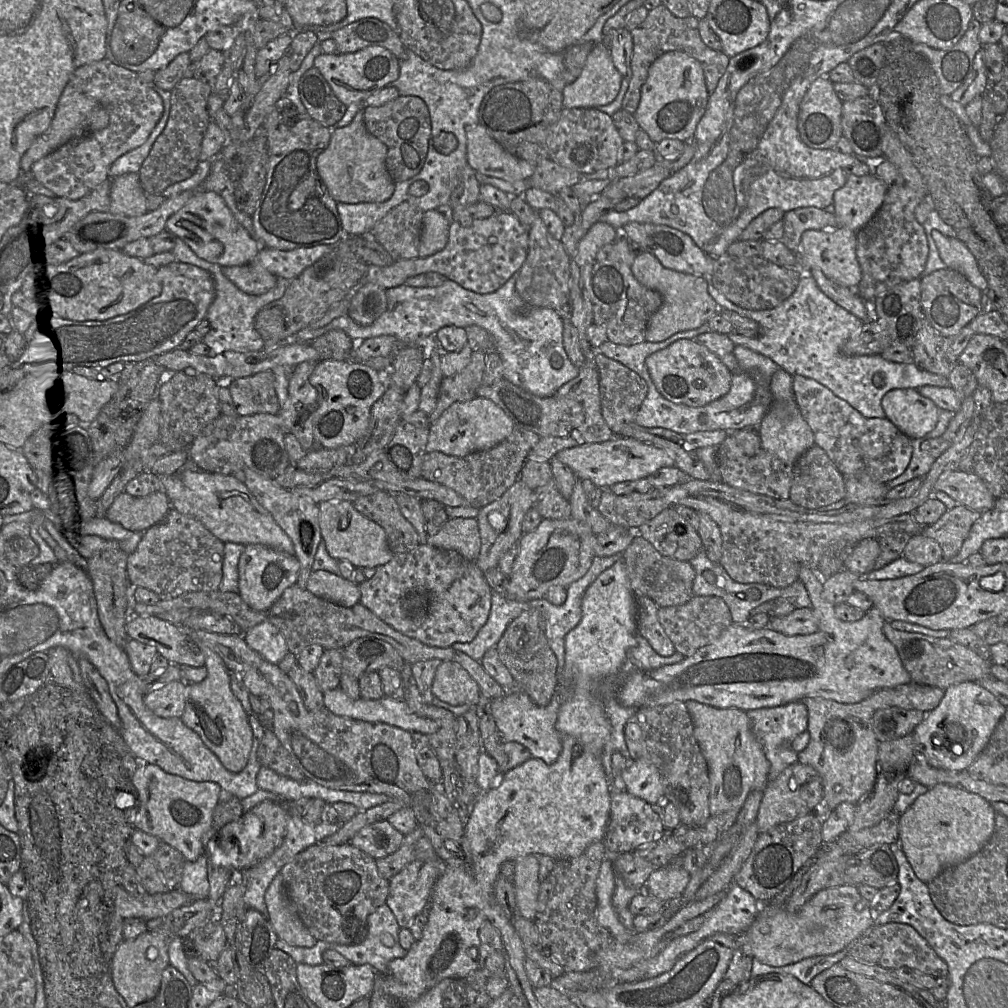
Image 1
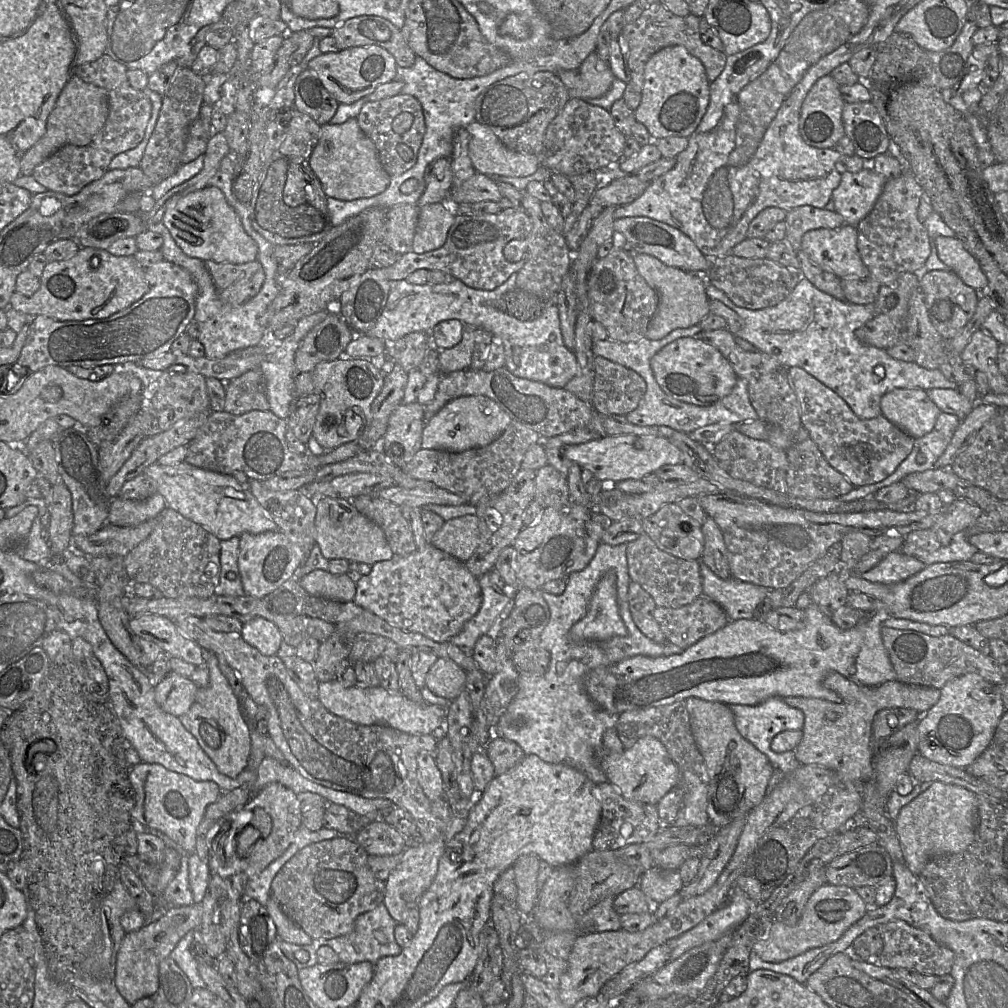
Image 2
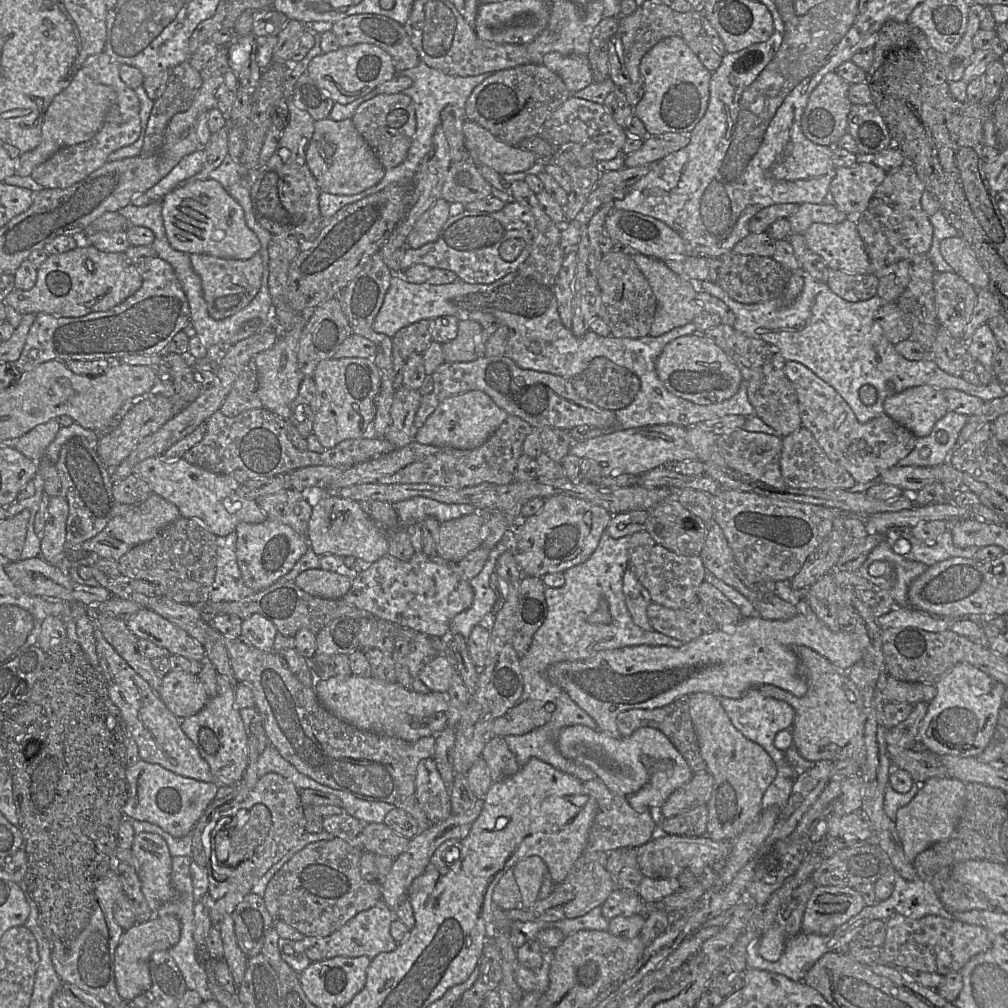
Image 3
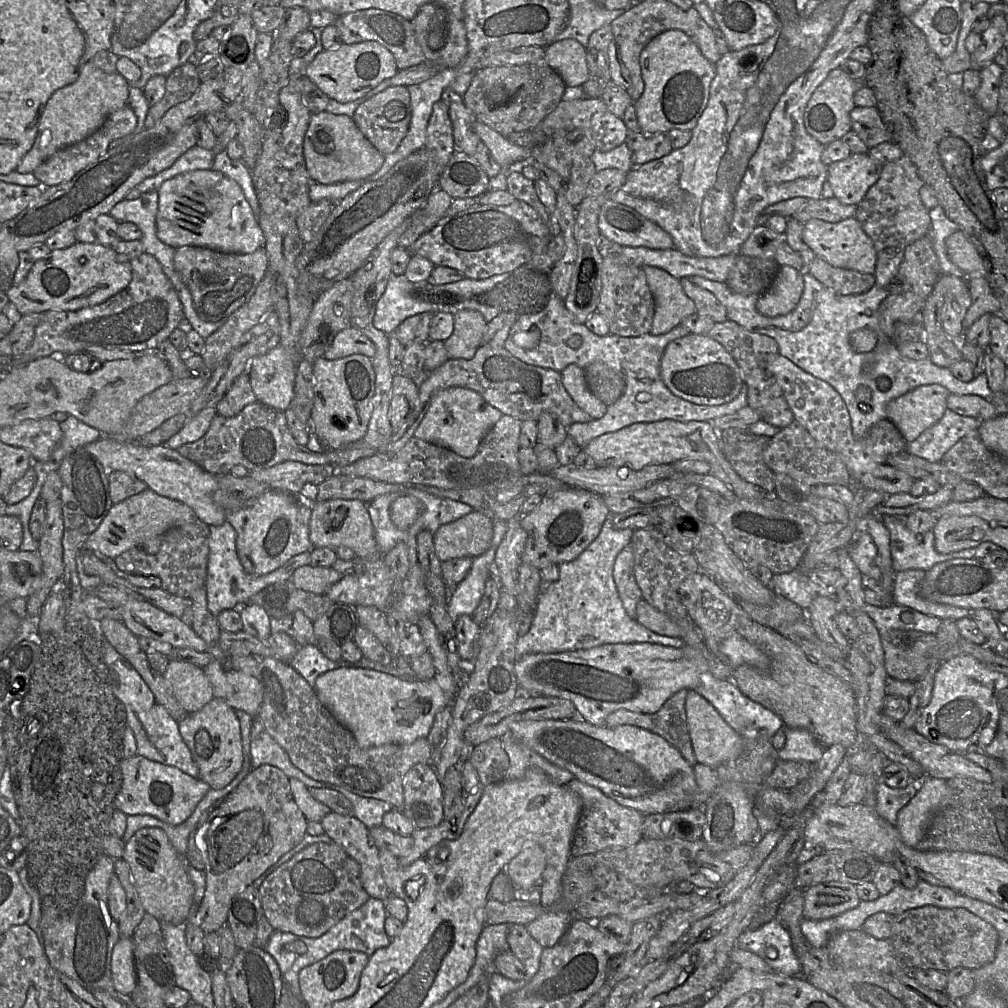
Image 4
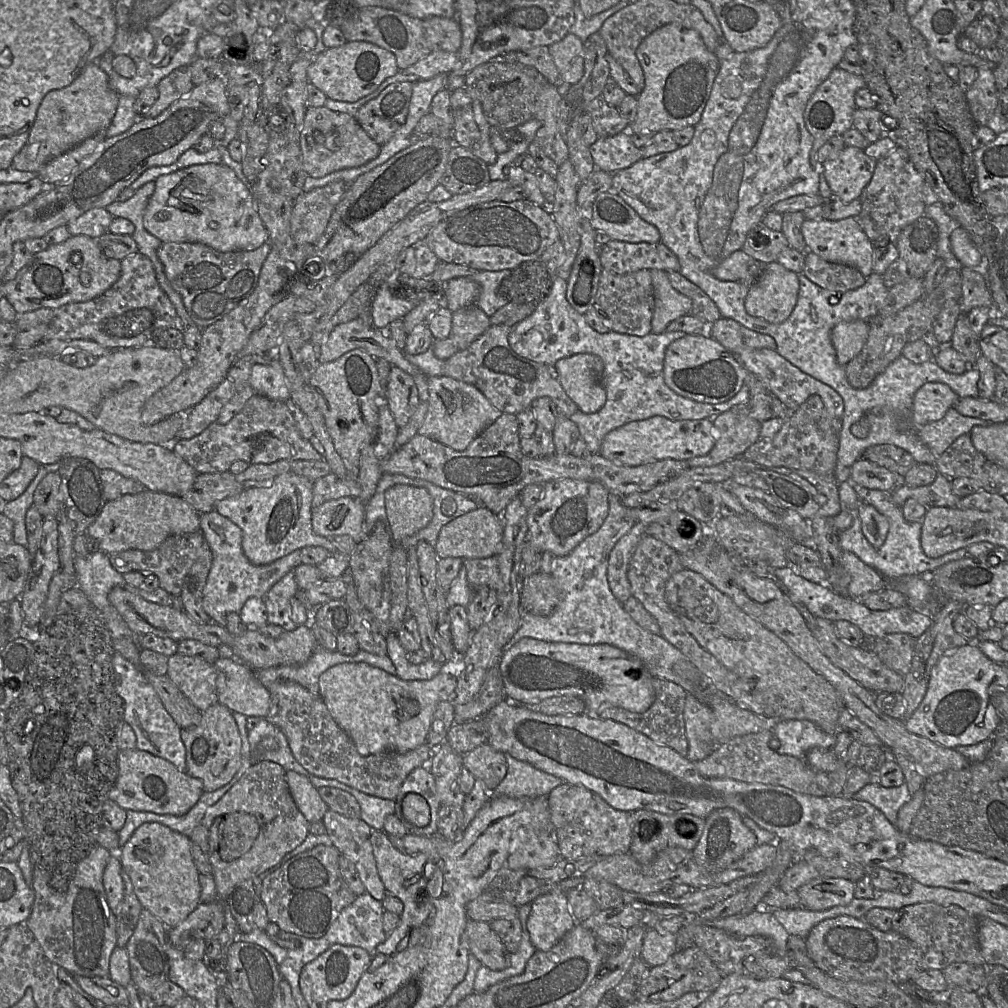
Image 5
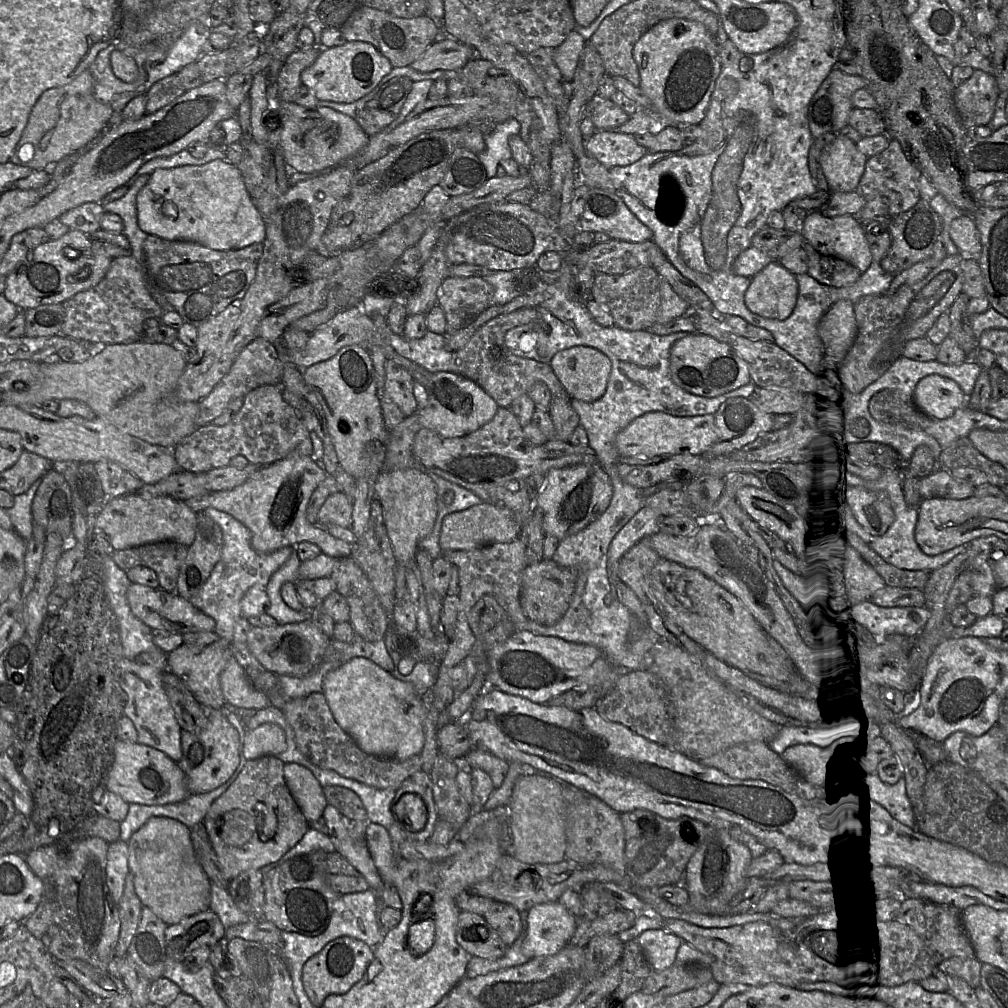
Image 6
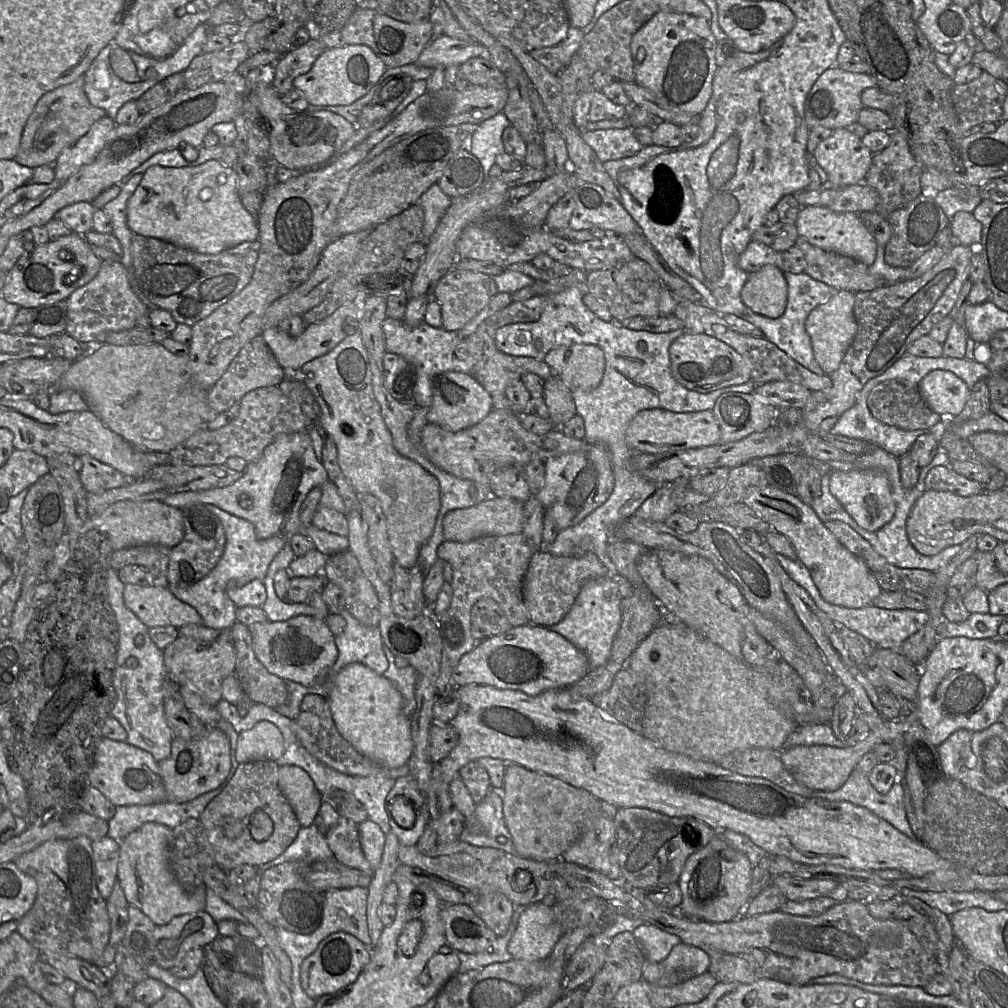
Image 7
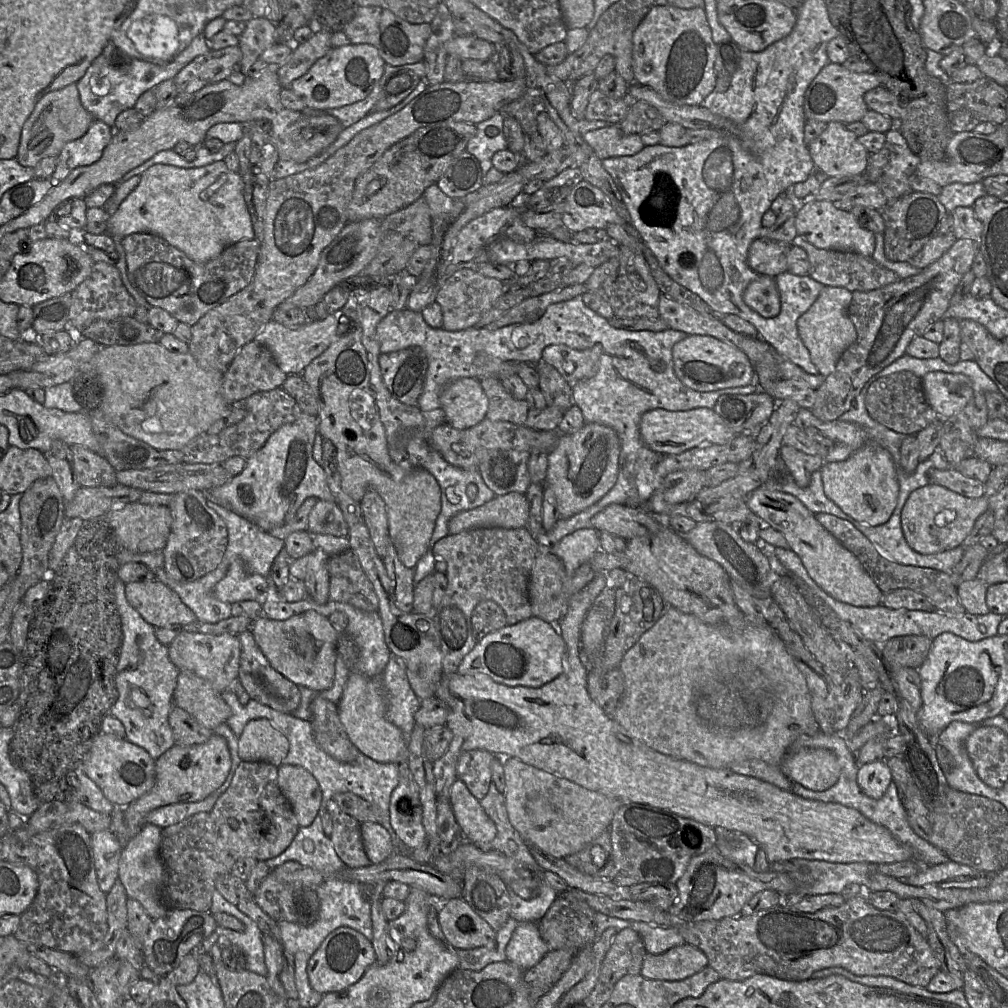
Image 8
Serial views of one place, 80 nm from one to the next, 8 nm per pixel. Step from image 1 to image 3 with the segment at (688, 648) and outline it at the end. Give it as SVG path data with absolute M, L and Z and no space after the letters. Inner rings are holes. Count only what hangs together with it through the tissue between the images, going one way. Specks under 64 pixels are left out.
M698 601L682 609L670 609L651 602L647 616L654 631L683 643L718 629L717 623Z

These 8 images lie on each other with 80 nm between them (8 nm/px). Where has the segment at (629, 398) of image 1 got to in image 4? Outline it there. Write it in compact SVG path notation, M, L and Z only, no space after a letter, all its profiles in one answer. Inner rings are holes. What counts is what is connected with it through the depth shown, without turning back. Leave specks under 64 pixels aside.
M594 362L587 366L585 378L590 391L606 406L615 403L625 392L625 377L603 362Z

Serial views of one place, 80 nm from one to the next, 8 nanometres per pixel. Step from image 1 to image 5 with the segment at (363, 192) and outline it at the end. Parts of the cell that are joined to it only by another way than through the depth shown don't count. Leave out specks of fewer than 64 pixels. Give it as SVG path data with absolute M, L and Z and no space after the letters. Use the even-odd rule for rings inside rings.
M308 107L300 135L303 169L314 178L335 171L362 166L376 158L381 146L377 144L349 114L322 107Z

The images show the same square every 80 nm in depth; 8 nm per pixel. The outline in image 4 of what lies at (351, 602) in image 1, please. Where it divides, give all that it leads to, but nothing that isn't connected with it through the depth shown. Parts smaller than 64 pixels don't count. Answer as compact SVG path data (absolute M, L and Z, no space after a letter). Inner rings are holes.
M309 564L296 569L291 580L299 589L317 595L325 595L329 588L342 577L343 574L335 571L332 567L326 568Z

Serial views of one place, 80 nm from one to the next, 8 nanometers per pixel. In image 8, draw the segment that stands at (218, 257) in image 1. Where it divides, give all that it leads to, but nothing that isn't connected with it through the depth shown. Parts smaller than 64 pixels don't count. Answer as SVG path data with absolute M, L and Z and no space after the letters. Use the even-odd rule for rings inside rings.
M223 160L197 168L155 164L140 174L140 177L138 186L110 215L107 234L125 237L133 233L151 233L181 250L196 263L214 259L226 247L241 240L255 239L252 220L243 196L243 179L238 172L229 170Z

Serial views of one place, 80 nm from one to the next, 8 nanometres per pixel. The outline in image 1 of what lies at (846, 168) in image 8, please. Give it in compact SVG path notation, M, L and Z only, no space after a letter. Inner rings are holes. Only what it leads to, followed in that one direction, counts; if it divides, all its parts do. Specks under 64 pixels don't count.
M873 172L864 176L848 175L844 186L833 195L837 227L855 232L862 228L881 207L887 189Z

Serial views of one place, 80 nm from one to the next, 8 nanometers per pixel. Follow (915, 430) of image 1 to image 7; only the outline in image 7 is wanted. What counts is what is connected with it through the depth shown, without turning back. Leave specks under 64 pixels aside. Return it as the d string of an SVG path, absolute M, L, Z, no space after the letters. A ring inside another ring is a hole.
M945 370L929 372L919 382L918 388L927 406L943 419L960 414L970 396L965 382Z

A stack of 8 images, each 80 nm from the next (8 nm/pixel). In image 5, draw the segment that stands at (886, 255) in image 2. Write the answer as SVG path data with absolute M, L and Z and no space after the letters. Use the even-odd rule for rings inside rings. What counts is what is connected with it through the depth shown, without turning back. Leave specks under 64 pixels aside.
M896 147L887 156L877 160L873 176L860 196L861 212L855 217L871 242L888 239L896 243L900 232L925 214L927 205L922 194L924 182L908 153L901 147Z

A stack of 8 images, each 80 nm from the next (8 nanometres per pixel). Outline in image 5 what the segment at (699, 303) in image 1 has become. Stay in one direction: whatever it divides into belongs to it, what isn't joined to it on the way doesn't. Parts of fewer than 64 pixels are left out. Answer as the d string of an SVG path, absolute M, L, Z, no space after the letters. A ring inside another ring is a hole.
M656 269L650 272L654 295L651 332L662 334L670 322L690 314L692 302L690 298L673 288L667 272Z

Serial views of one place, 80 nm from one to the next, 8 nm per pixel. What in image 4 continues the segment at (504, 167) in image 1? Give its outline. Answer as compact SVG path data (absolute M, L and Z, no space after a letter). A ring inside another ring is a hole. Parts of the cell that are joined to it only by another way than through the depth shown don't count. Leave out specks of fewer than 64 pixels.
M475 121L473 129L501 167L509 167L511 164L532 155L531 149L512 144L507 137L482 122Z

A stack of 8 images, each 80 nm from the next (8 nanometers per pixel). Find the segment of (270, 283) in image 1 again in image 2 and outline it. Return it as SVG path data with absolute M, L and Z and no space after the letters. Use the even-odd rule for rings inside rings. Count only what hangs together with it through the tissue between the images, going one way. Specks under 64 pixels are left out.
M258 259L244 264L212 260L204 261L204 264L220 300L233 306L242 305L255 297L265 281L265 272Z

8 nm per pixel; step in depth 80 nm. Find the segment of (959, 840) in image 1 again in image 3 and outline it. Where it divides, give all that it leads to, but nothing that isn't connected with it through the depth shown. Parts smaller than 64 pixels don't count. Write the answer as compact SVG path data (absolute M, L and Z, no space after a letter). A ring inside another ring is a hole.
M932 777L920 784L915 797L897 811L895 826L907 860L914 862L916 857L937 842L948 839L954 832L964 810L966 800L965 783L954 778Z

